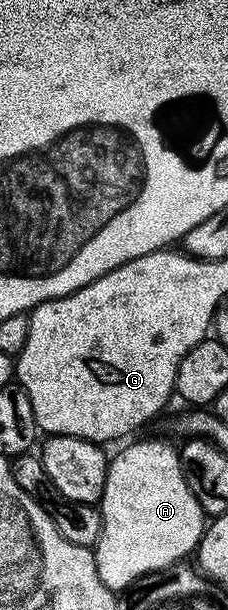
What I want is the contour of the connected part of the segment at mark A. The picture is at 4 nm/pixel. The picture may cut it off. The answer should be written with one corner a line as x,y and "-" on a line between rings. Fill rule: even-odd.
145,438
142,442
130,441
116,455
109,459
107,484
103,488
103,496
99,503
101,511
101,535
95,547
95,557
99,568
99,580
107,584
114,592
128,591
136,578
144,574
156,575
178,565
182,560
196,551
205,532
207,515
201,509
199,500
187,488
187,480
183,476
181,456
178,447
169,442
160,442
157,438

